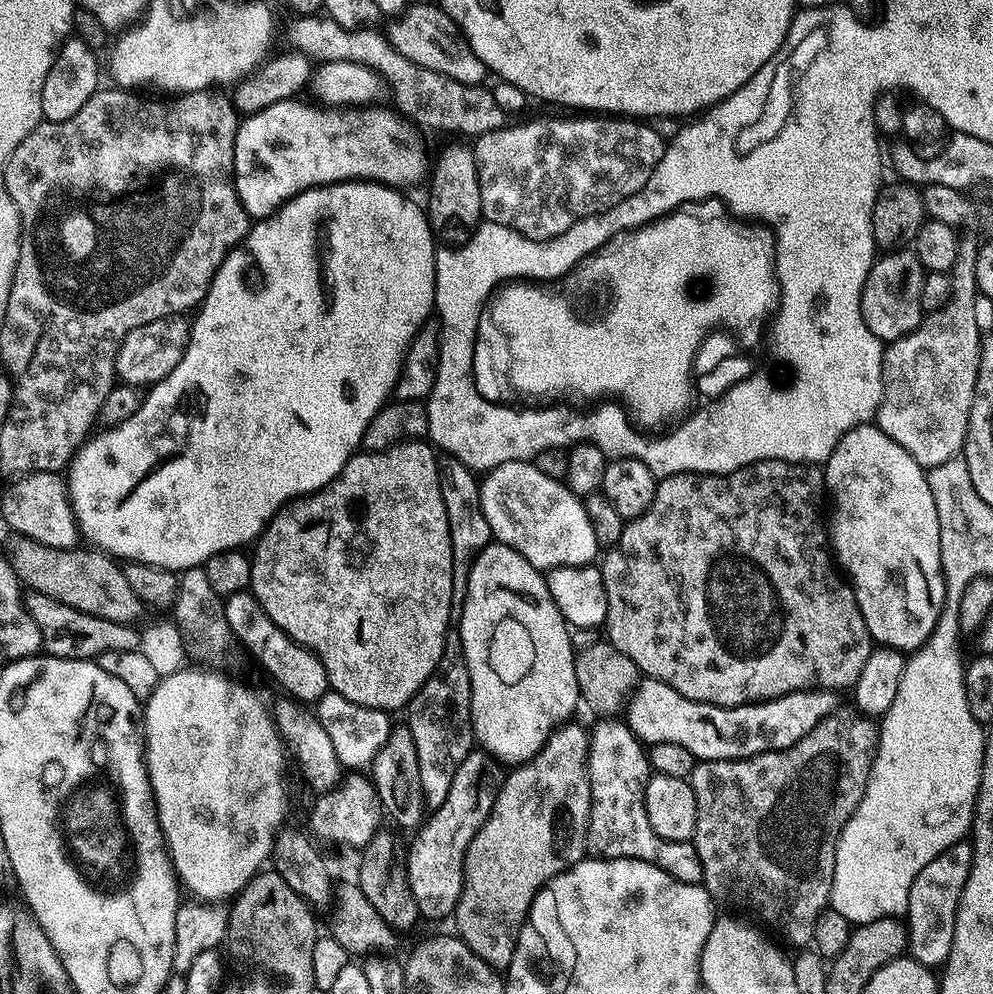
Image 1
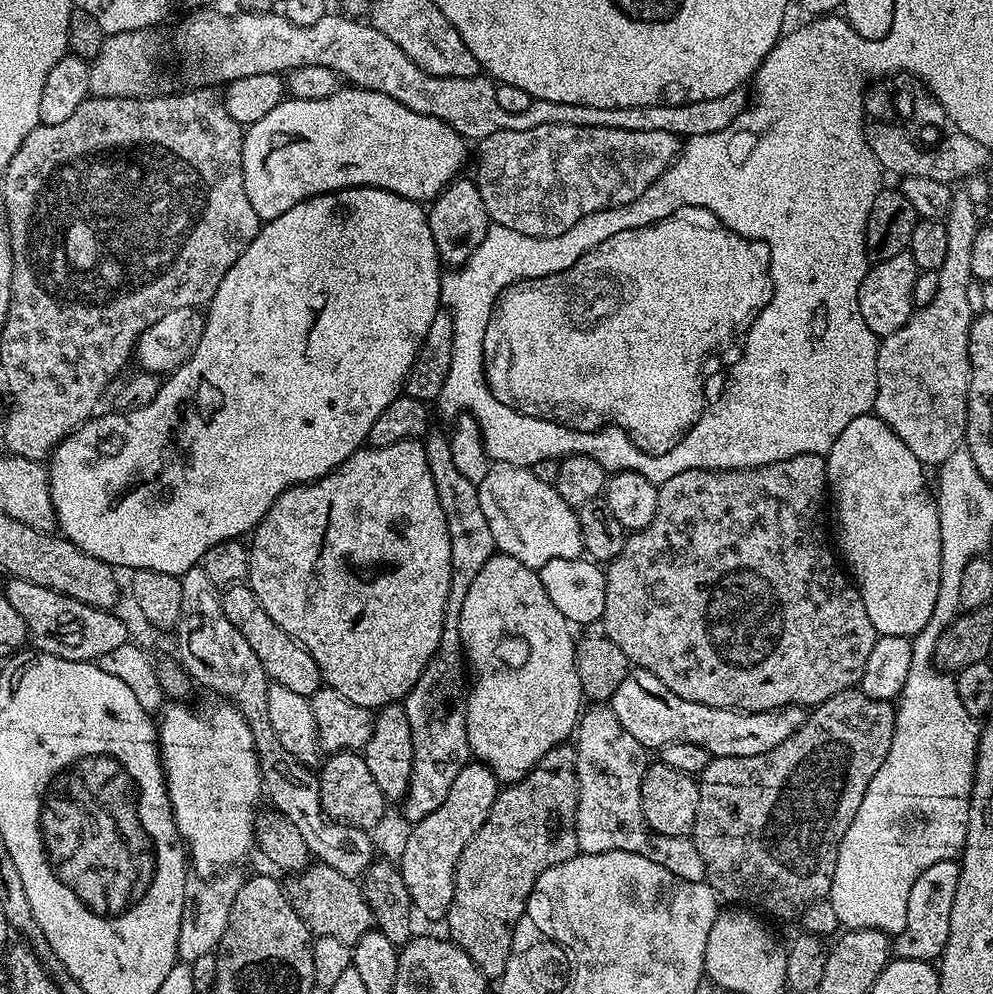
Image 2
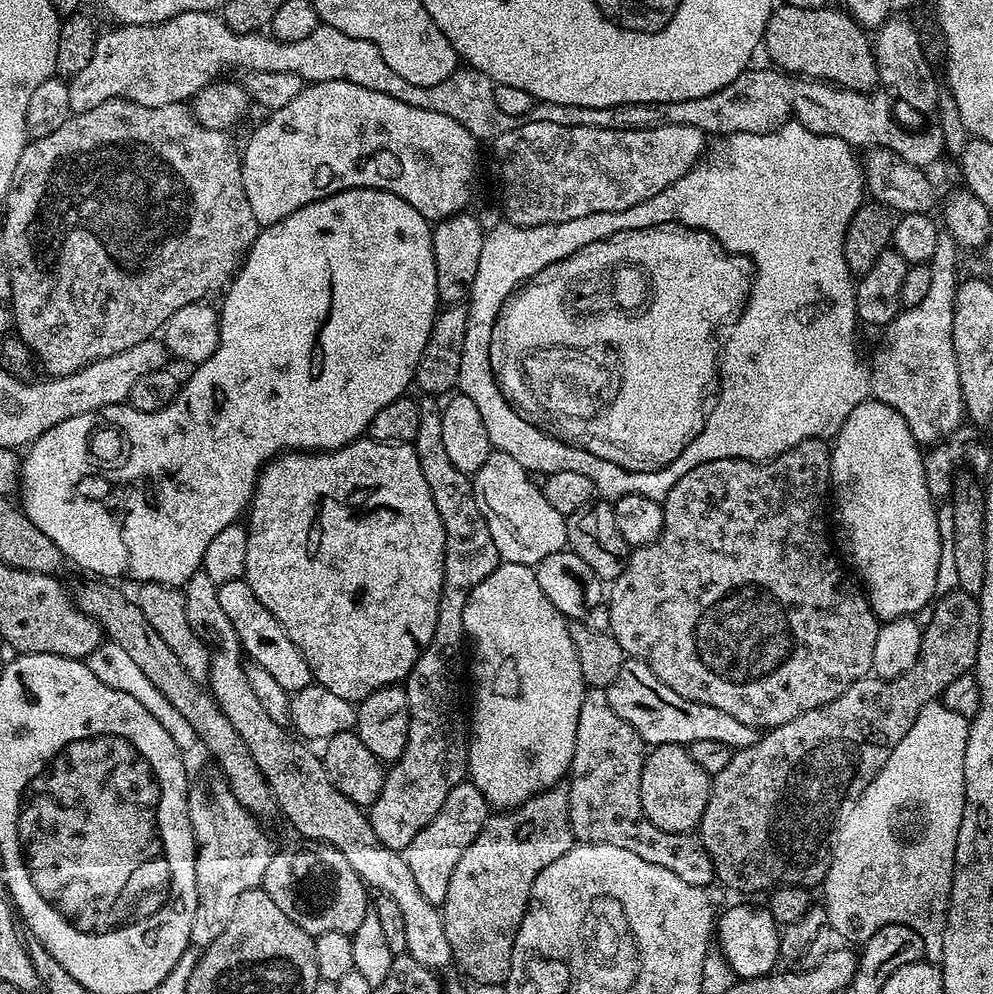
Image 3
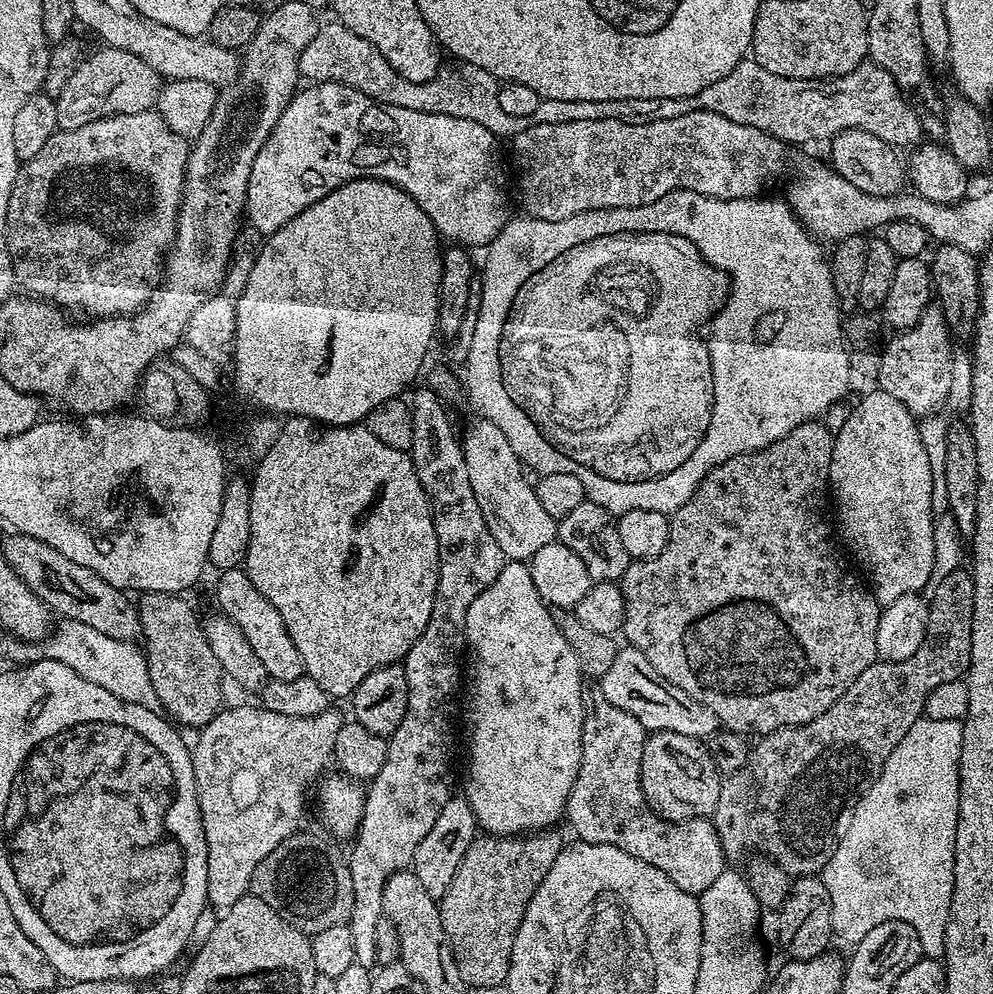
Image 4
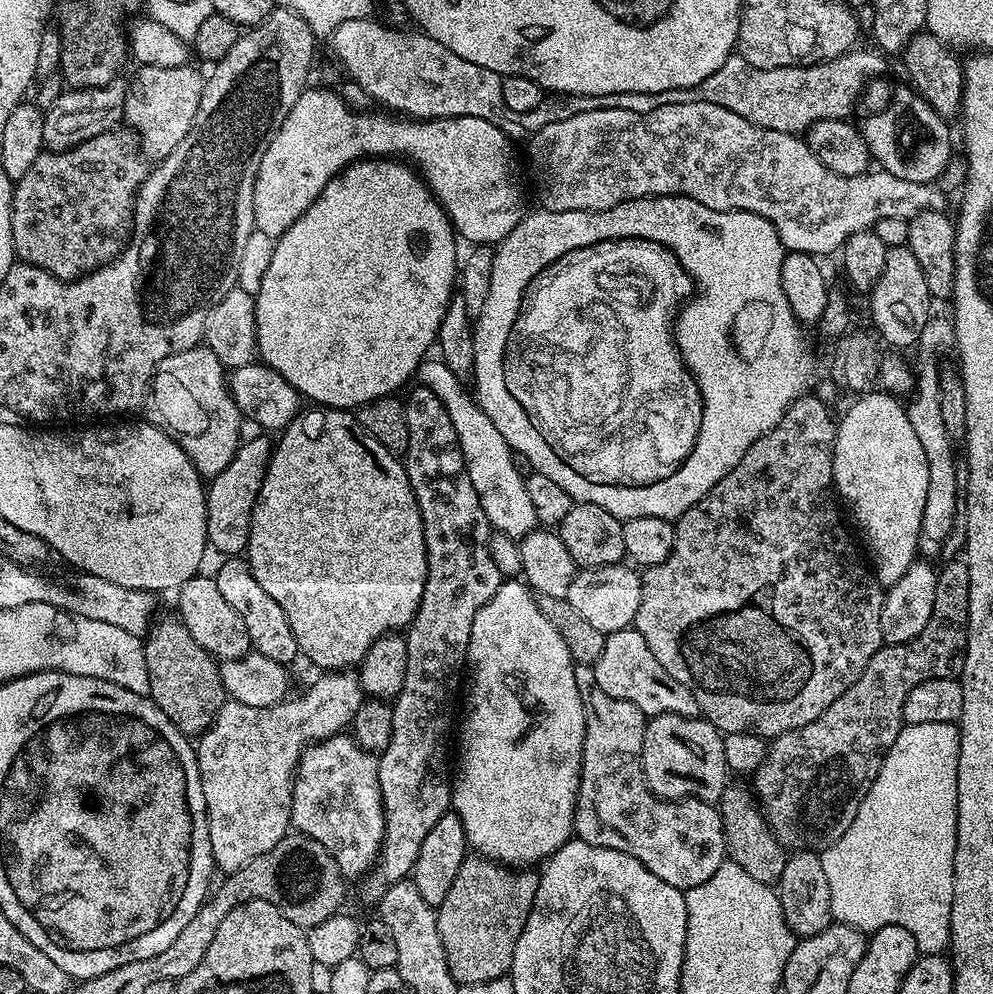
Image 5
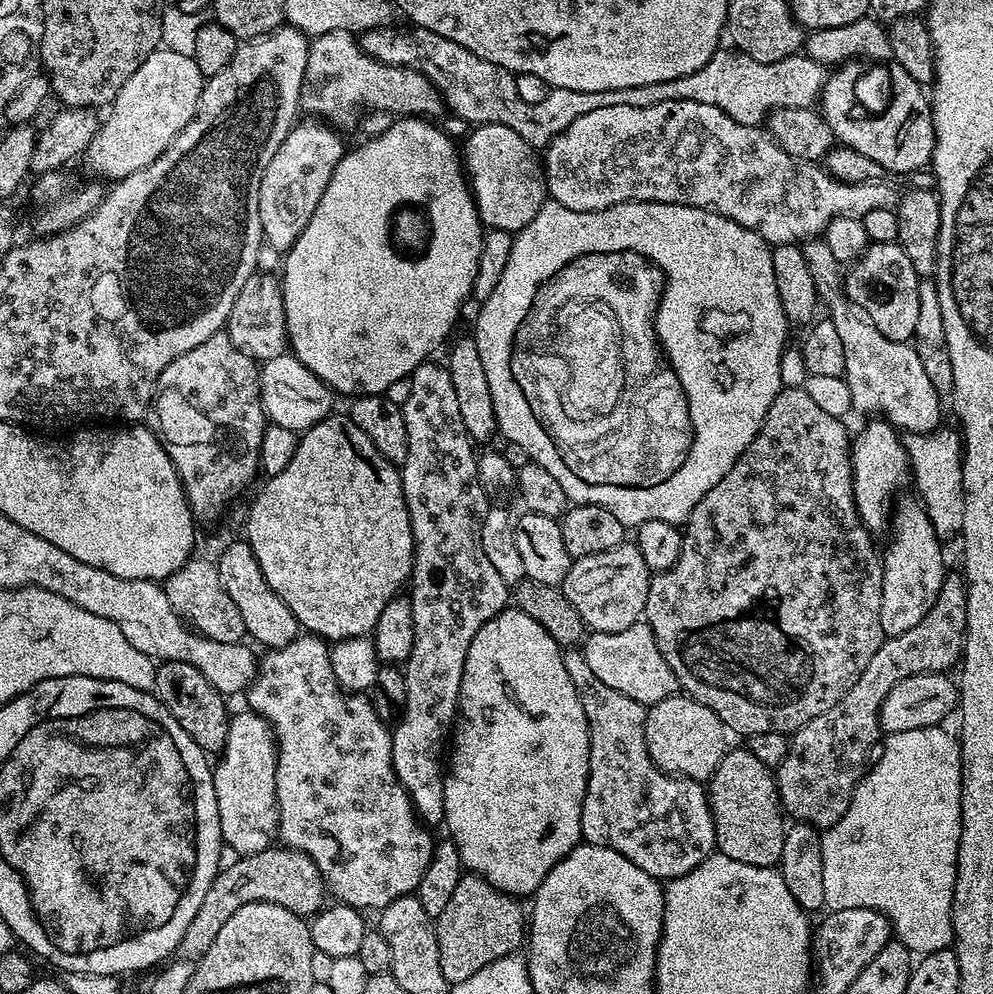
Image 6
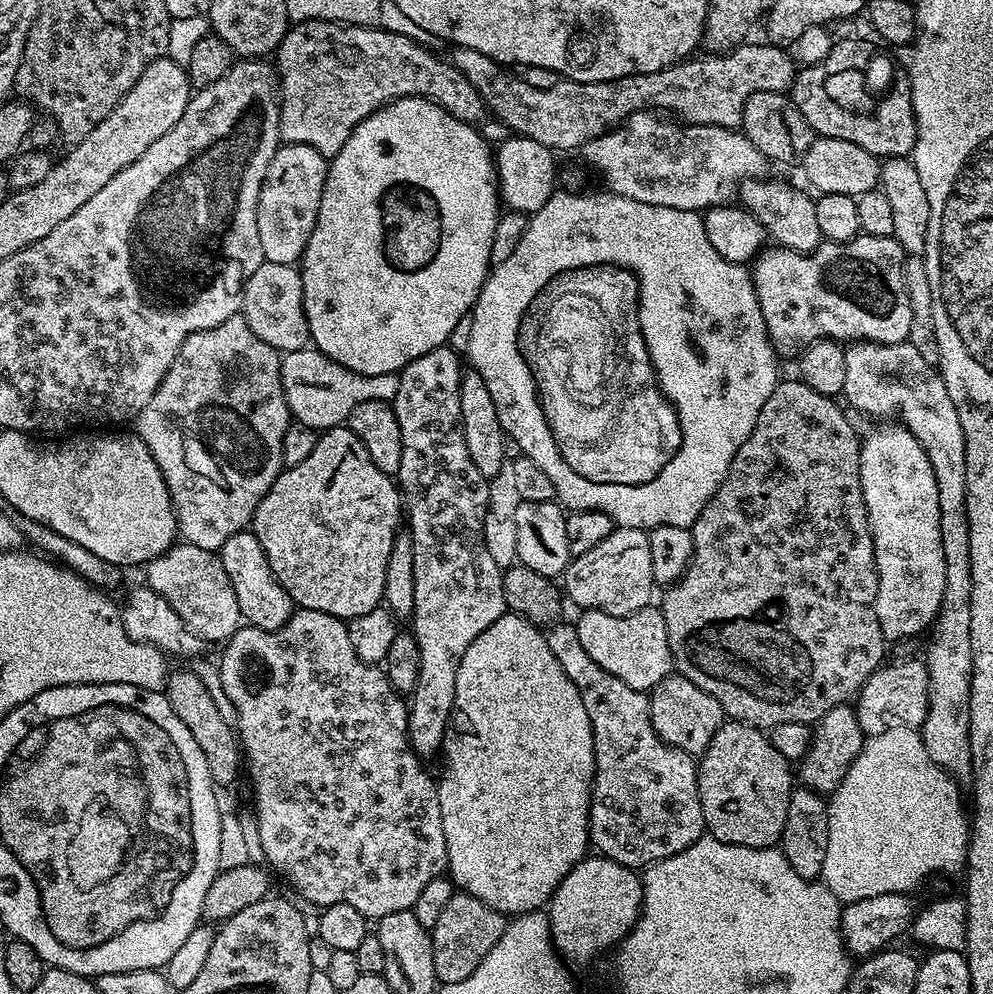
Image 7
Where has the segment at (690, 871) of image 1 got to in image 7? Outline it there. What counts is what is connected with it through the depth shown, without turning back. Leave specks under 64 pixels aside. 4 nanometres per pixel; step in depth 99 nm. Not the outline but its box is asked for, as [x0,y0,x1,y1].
[547,623,706,870]

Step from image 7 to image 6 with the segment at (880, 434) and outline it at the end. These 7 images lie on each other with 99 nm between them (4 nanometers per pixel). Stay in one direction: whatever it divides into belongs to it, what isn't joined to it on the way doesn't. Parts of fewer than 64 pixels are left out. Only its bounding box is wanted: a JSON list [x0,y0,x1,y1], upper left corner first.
[882,499,946,637]

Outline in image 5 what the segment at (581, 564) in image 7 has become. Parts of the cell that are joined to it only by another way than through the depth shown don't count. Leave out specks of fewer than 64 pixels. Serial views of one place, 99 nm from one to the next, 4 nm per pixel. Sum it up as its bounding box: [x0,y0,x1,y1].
[566,562,642,633]

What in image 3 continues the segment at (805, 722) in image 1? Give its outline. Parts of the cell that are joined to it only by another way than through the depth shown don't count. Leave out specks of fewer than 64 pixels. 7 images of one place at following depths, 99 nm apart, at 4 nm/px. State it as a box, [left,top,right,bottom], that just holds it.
[606,659,758,750]

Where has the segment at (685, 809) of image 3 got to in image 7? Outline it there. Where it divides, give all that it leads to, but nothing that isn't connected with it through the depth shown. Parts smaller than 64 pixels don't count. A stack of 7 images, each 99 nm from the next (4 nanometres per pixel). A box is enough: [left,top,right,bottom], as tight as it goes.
[648,674,725,757]

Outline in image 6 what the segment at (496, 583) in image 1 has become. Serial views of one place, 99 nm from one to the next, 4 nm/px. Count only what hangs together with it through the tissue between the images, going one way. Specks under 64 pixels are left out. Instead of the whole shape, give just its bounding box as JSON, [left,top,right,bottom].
[443,608,589,897]

